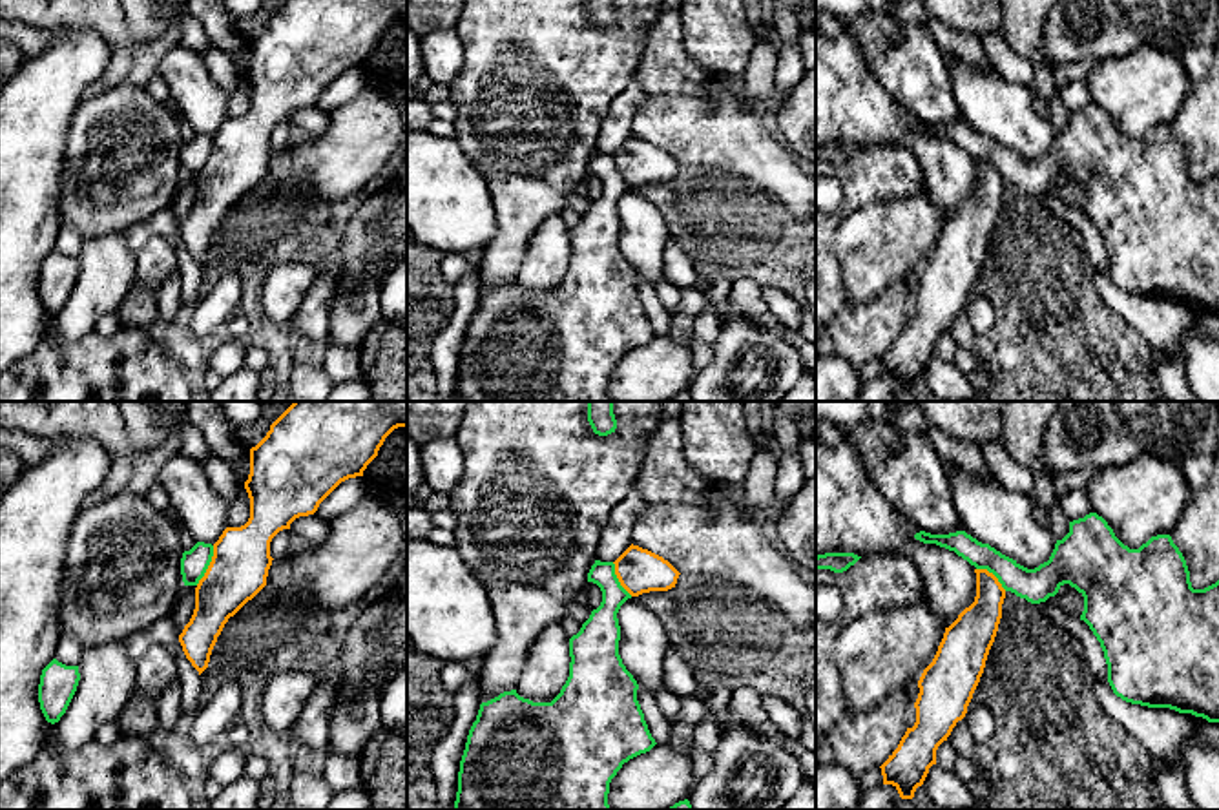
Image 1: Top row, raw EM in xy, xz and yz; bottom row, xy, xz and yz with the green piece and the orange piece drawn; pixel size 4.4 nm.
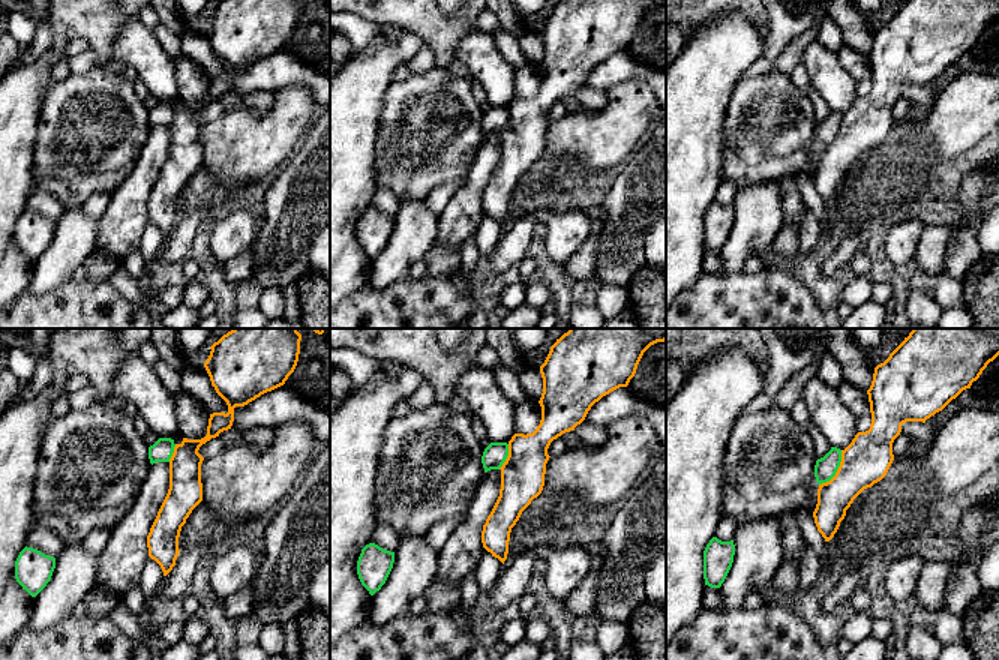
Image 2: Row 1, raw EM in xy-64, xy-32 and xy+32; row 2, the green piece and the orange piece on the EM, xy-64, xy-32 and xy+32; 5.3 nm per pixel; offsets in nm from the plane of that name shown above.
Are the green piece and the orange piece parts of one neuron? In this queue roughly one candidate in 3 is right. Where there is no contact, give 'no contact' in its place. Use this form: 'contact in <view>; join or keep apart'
contact in xy; keep apart

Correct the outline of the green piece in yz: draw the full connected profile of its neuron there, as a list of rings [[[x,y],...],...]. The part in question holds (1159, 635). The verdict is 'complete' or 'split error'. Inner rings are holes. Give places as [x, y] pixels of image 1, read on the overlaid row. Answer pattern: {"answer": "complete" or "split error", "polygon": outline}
{"answer": "complete", "polygon": [[[1097,513],[1069,522],[1069,533],[1057,540],[1047,562],[1035,569],[1020,566],[965,531],[914,535],[993,573],[1005,591],[1031,604],[1055,597],[1069,584],[1084,597],[1084,620],[1104,651],[1108,682],[1117,697],[1148,708],[1170,708],[1219,722],[1219,580],[1193,589],[1190,571],[1170,535],[1151,536],[1139,549],[1124,545]]]}

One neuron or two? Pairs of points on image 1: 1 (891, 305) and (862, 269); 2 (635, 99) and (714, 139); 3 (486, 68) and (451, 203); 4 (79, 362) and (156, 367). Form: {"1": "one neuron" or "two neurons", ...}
{"1": "two neurons", "2": "two neurons", "3": "two neurons", "4": "one neuron"}

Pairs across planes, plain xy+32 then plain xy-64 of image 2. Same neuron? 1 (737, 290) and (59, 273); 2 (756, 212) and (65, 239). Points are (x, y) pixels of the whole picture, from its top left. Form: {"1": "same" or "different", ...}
{"1": "different", "2": "same"}

